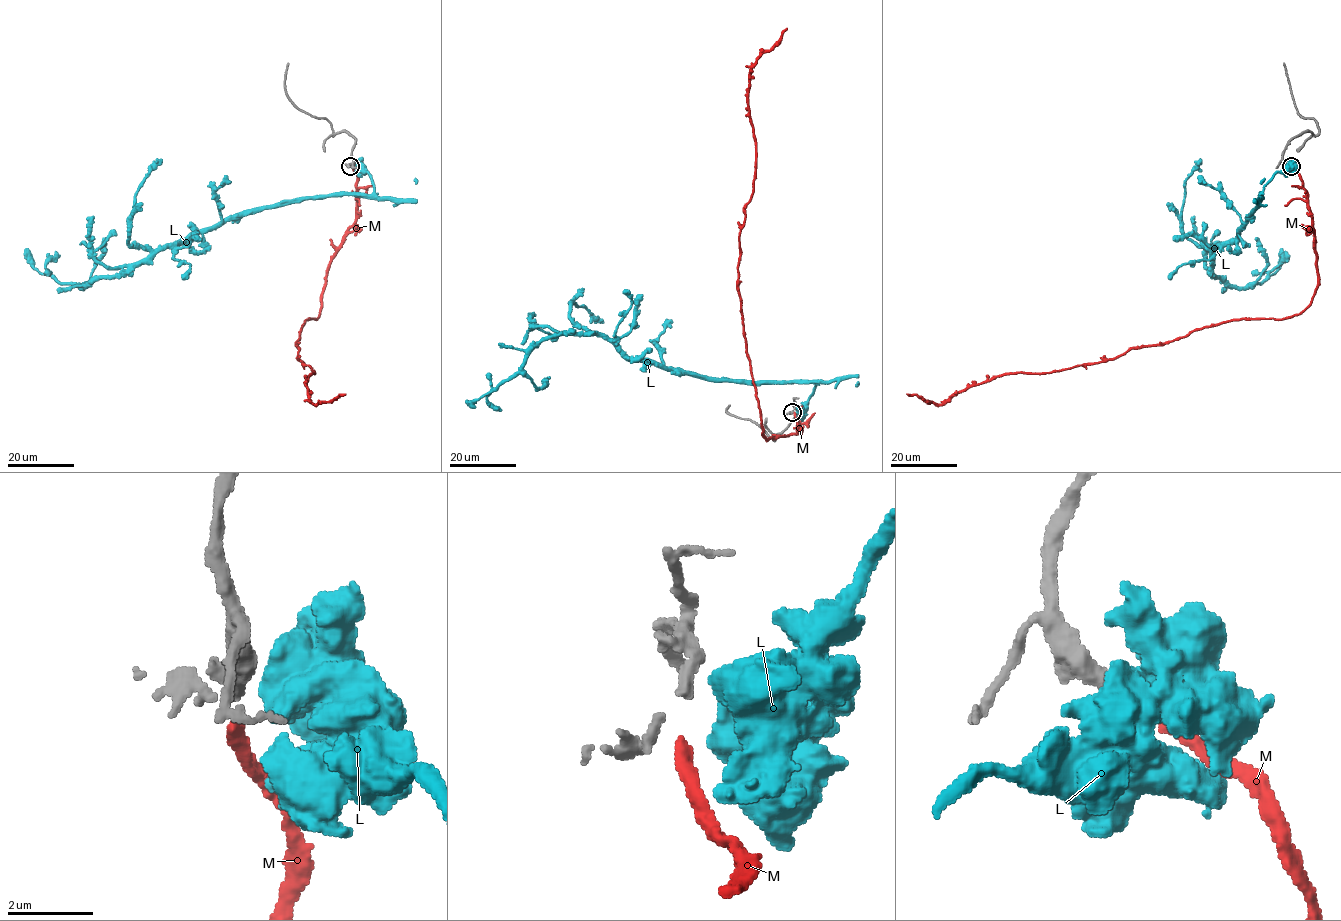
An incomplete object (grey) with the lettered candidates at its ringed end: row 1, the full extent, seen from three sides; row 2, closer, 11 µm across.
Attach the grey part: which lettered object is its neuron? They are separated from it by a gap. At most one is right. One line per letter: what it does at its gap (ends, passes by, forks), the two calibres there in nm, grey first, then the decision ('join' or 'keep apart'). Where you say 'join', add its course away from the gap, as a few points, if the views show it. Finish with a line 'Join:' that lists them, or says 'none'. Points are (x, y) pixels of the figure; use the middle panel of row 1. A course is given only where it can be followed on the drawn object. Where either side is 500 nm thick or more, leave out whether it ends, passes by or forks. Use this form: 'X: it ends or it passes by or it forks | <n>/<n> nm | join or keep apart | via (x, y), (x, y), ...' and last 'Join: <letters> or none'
L: 360/850 nm | keep apart
M: it ends | 360/360 nm | join | via (794, 413), (797, 433), (764, 436), (738, 289), (740, 231), (756, 165), (748, 107), (749, 70), (787, 28)
Join: M

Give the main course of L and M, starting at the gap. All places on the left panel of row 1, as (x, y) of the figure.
L: (354, 165), (369, 175), (372, 194), (296, 198), (243, 210), (85, 287), (60, 284), (39, 272), (25, 248)
M: (353, 167), (355, 222), (296, 341), (315, 373), (308, 398), (345, 394)

